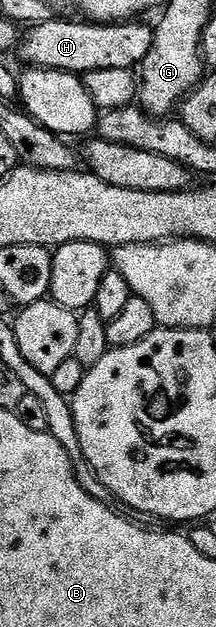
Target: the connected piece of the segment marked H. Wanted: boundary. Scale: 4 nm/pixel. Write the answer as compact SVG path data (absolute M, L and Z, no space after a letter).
M54 18L42 24L32 25L29 32L20 37L19 53L26 65L50 68L60 72L84 74L95 70L136 69L151 50L153 28L141 22L82 22Z

